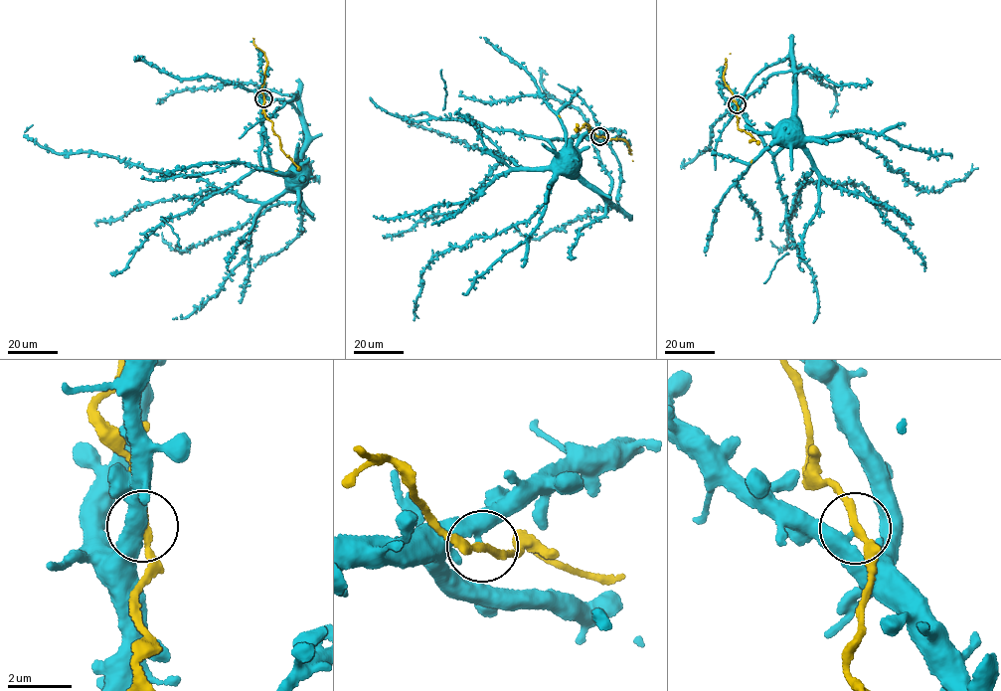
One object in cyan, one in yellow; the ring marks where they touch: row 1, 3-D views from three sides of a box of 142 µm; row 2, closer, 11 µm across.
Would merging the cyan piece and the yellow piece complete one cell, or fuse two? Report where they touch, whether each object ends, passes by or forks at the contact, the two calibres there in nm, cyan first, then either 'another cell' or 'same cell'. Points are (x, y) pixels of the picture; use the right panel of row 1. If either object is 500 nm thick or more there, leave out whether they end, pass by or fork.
(737, 104) | cyan passes by | yellow passes by | 320/200 nm | same cell

